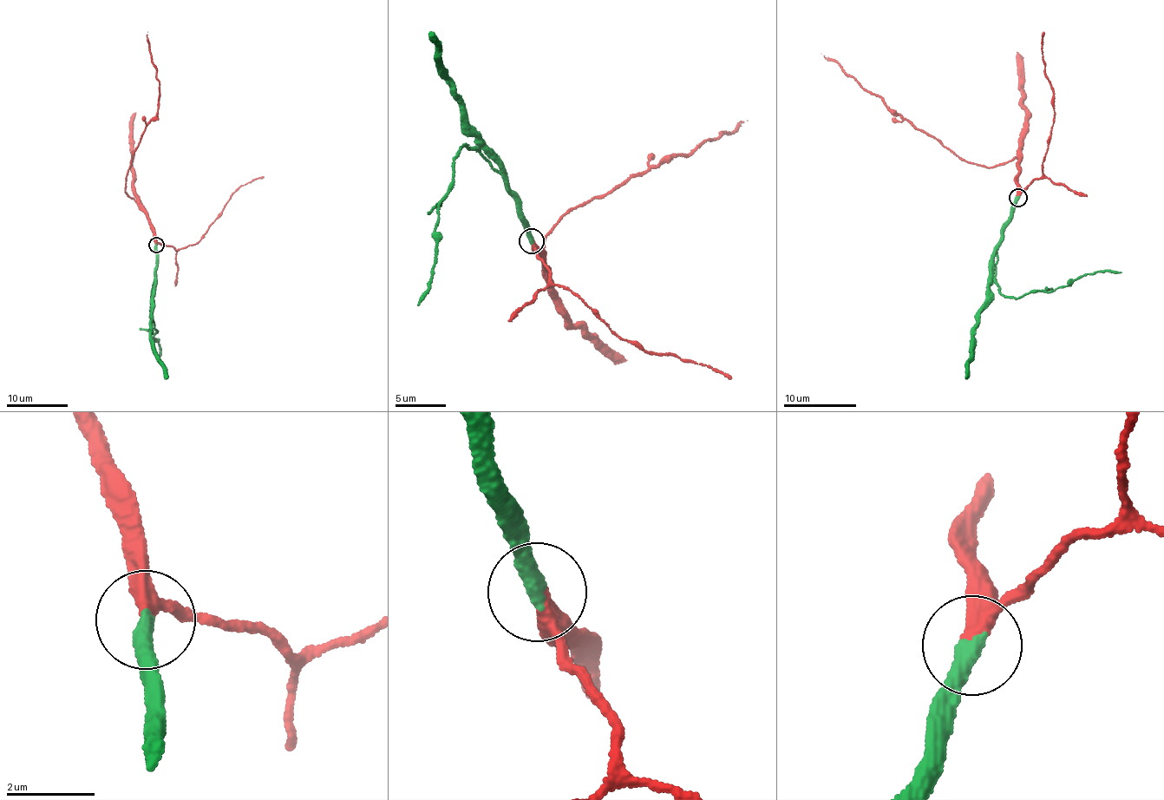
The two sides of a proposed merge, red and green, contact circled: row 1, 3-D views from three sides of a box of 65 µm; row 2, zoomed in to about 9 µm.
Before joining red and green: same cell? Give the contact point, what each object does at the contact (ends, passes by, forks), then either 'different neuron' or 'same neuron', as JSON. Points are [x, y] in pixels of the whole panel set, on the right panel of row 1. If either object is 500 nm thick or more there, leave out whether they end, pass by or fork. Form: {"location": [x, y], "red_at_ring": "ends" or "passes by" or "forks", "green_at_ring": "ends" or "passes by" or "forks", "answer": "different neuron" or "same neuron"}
{"location": [1017, 197], "red_at_ring": "passes by", "green_at_ring": "ends", "answer": "same neuron"}

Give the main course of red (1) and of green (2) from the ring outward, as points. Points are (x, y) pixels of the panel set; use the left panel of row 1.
1: (156, 245), (156, 233), (146, 209), (125, 192), (134, 153), (159, 108), (160, 86), (146, 39), (148, 32)
2: (156, 245), (158, 261), (151, 312), (158, 332), (153, 337), (161, 352), (160, 357)

